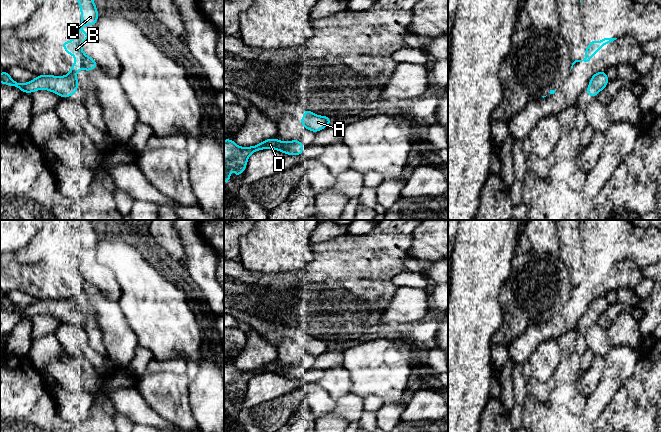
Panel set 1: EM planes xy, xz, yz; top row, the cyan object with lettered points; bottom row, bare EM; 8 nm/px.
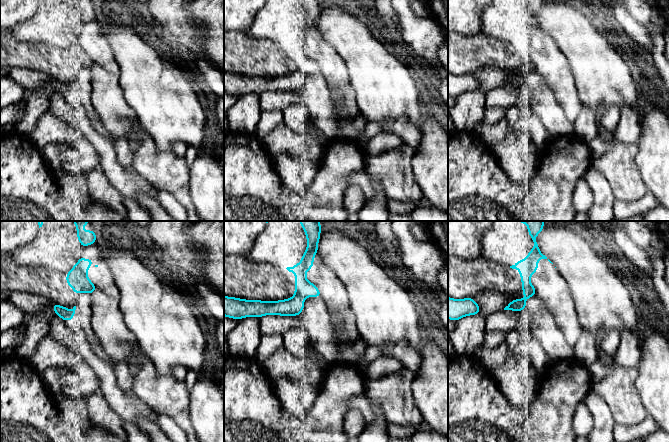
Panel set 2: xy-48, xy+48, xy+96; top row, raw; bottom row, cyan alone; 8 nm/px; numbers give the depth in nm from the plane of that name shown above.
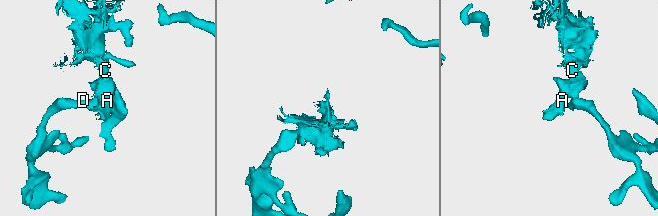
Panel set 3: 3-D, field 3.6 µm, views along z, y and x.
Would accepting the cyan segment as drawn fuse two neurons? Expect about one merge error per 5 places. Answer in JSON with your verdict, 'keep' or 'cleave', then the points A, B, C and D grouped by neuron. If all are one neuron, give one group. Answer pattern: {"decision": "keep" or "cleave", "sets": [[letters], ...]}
{"decision": "cleave", "sets": [["A", "B", "C"], ["D"]]}

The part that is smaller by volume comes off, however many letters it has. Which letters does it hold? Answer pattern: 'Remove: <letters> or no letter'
Remove: D

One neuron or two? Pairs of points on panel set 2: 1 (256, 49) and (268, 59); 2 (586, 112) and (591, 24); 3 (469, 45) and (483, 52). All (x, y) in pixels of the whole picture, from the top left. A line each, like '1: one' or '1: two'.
1: one
2: two
3: one

